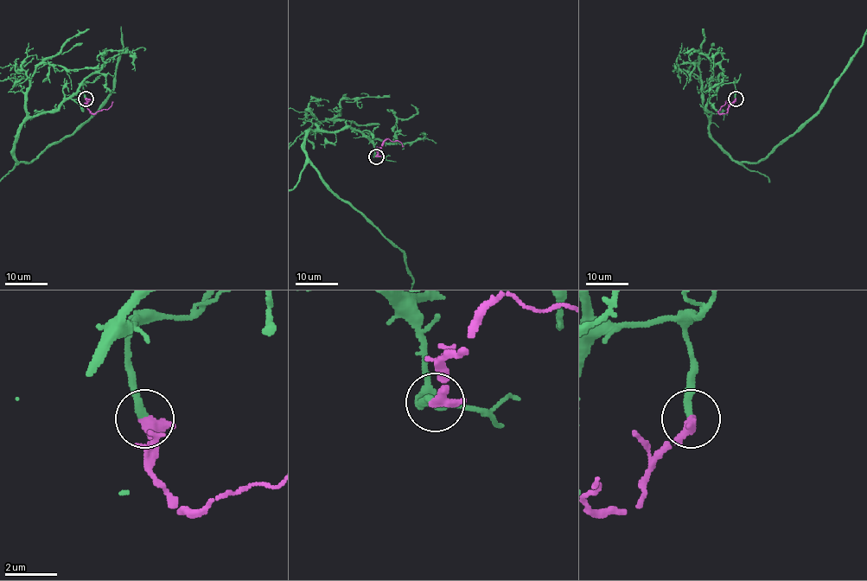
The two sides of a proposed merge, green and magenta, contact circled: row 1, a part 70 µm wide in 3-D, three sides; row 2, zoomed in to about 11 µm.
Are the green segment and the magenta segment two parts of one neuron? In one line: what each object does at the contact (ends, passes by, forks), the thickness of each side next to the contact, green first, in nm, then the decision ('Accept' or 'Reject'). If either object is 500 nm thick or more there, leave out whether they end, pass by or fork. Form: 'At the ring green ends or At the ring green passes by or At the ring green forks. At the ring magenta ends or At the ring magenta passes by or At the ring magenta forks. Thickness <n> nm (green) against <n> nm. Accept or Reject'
At the ring green ends. At the ring magenta ends. Thickness 300 nm (green) against 460 nm. Accept

